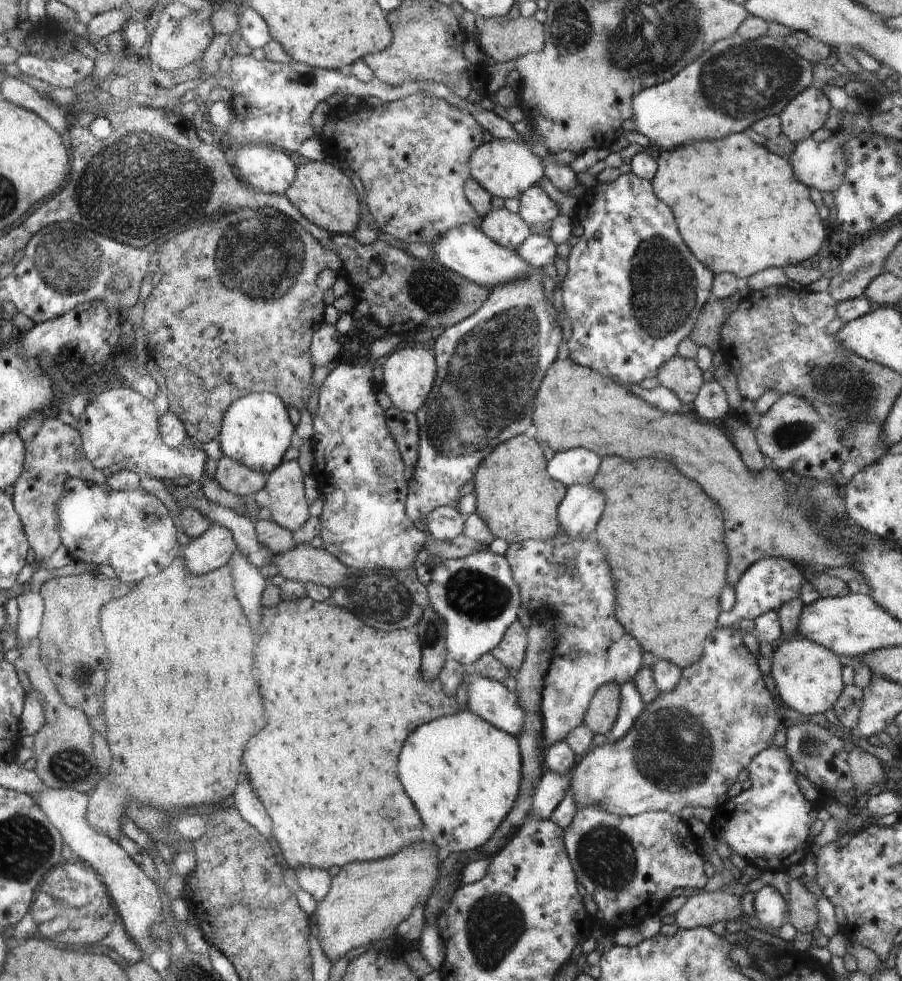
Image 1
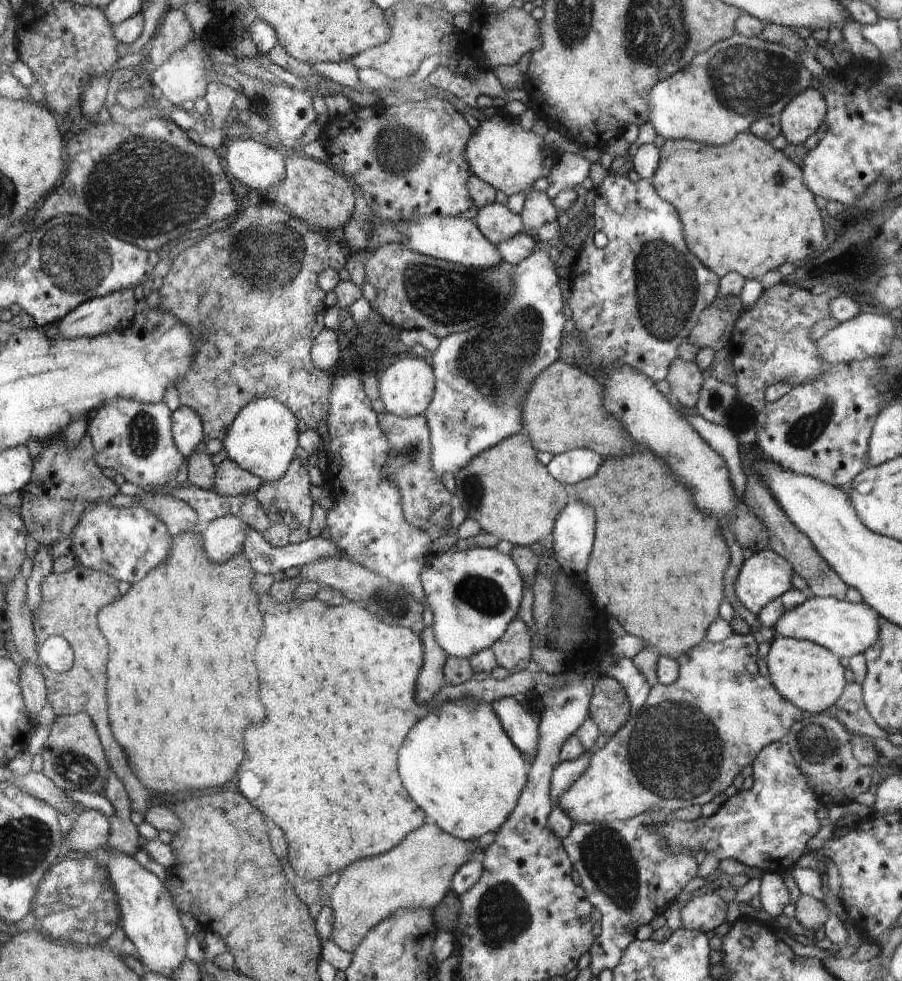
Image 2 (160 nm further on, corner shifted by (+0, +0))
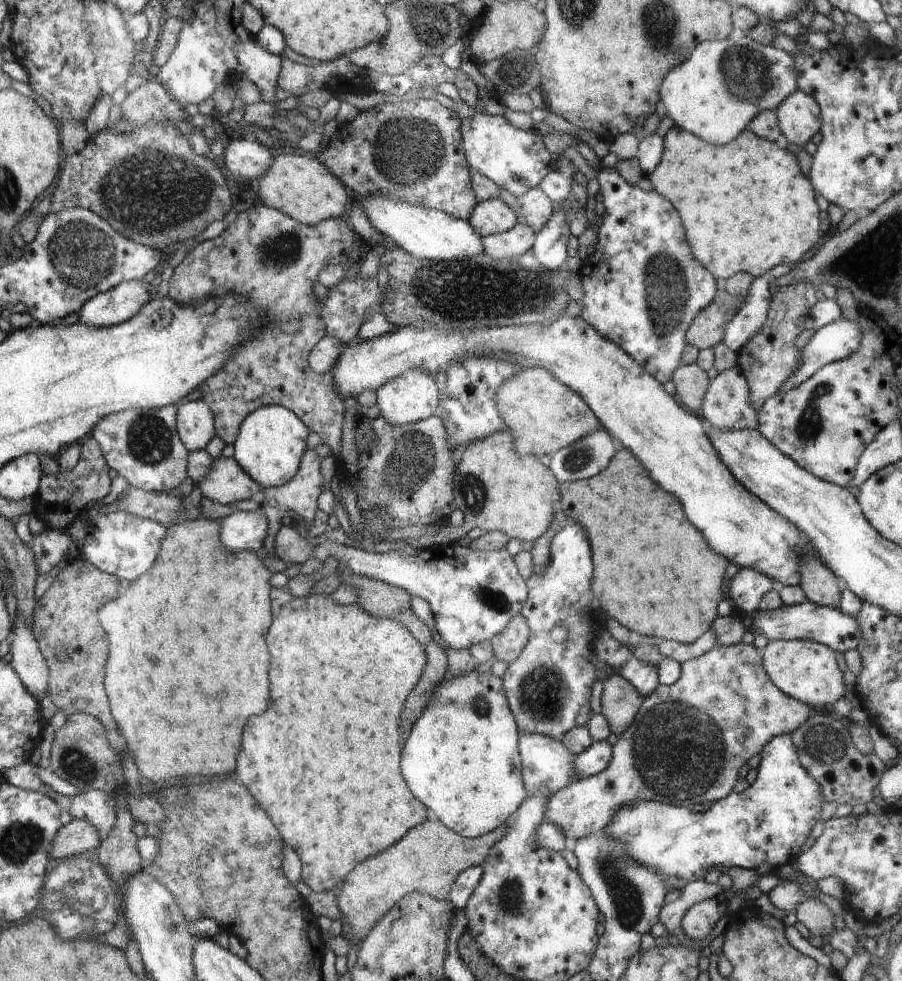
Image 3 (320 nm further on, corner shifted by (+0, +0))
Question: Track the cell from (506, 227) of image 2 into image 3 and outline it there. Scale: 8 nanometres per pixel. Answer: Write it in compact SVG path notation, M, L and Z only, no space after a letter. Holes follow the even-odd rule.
M500 199L480 202L467 222L484 238L507 233L517 225L517 212Z

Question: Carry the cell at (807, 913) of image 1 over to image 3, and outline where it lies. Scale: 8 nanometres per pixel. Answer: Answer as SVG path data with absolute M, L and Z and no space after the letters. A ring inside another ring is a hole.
M816 897L806 898L802 903L800 903L798 908L796 908L796 916L798 917L799 924L806 928L808 934L817 935L827 939L834 930L833 925L835 915L826 904Z

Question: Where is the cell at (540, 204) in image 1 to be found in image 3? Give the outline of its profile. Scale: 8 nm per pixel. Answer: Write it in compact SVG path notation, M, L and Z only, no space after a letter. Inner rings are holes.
M535 187L522 196L518 213L524 216L526 226L536 234L545 228L553 210L553 203L548 196L539 187Z

